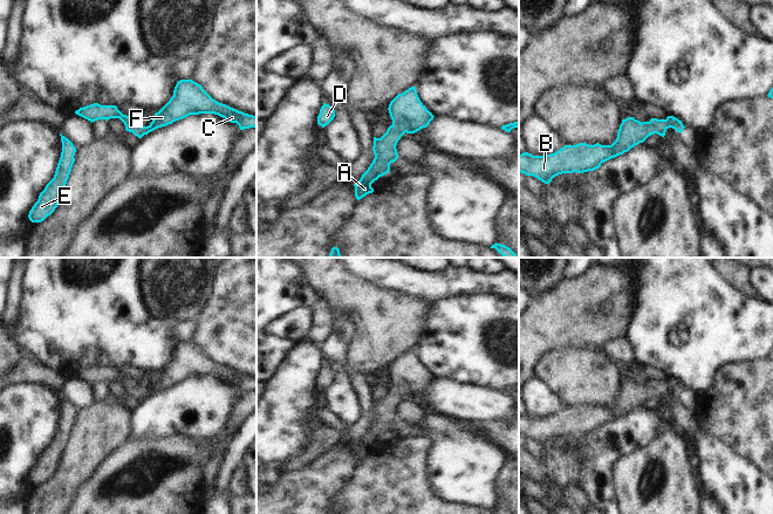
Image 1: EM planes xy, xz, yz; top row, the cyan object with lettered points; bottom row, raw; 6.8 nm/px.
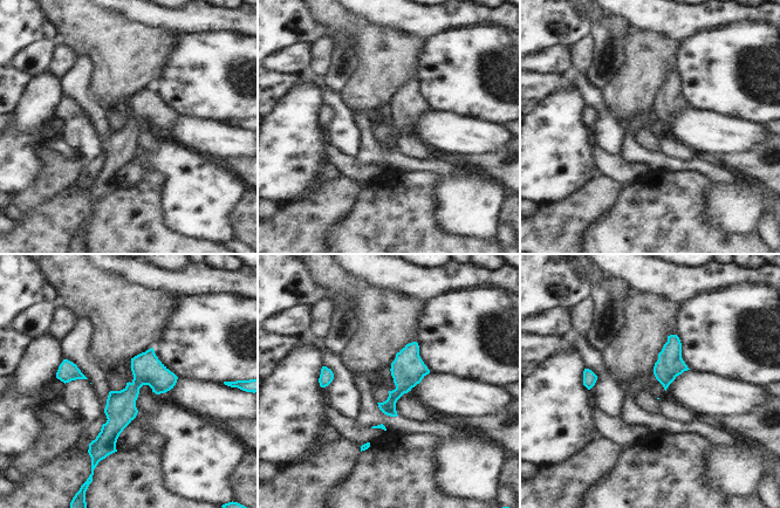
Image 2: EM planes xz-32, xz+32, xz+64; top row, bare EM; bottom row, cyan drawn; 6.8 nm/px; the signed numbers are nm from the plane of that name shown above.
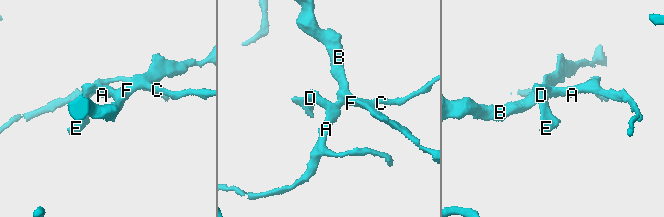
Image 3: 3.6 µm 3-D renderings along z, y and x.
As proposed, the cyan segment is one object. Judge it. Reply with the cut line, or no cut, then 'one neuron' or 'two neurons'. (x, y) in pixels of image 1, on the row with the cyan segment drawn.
cut none; one neuron

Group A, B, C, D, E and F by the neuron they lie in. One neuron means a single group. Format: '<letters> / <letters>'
A B C D E F

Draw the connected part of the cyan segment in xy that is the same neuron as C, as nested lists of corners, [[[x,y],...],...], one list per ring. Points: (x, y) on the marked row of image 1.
[[[180,80],[177,82],[173,96],[155,114],[152,122],[148,126],[141,125],[136,118],[123,115],[116,105],[101,105],[94,103],[75,111],[76,115],[90,121],[119,118],[125,130],[142,138],[149,132],[172,124],[190,115],[214,114],[231,123],[237,123],[240,130],[256,128],[256,116],[245,114],[226,104],[213,100],[200,84],[192,80]]]

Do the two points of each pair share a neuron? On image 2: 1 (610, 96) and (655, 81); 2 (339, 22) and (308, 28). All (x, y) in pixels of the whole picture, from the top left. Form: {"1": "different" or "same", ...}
{"1": "same", "2": "different"}

